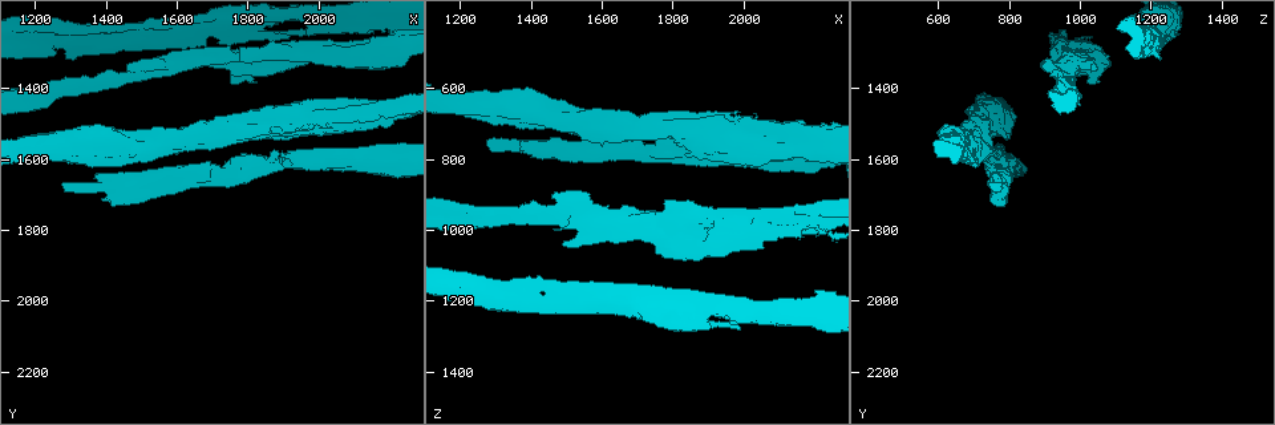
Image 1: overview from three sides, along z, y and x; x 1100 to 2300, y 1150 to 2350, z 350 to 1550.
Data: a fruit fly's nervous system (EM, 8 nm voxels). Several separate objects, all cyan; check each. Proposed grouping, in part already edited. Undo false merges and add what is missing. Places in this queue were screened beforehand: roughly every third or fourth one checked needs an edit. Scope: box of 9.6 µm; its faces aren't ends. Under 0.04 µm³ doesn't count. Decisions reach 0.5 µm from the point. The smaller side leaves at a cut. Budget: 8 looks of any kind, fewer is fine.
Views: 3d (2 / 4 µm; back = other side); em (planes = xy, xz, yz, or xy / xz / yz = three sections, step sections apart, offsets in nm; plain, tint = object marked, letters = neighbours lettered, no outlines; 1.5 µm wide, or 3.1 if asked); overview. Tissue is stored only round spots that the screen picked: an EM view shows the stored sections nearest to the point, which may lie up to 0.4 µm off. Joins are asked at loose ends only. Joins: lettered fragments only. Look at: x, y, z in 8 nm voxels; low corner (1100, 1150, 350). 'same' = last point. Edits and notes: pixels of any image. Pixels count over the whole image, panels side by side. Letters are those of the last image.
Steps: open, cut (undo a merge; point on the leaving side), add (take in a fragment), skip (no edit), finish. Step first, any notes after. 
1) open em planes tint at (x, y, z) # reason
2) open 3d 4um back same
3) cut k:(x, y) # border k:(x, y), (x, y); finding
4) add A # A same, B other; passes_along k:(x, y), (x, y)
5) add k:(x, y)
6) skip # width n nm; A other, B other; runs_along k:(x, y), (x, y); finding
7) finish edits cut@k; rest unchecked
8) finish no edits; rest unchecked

open 3d 4um at (2160, 1480, 700) # branch stops here

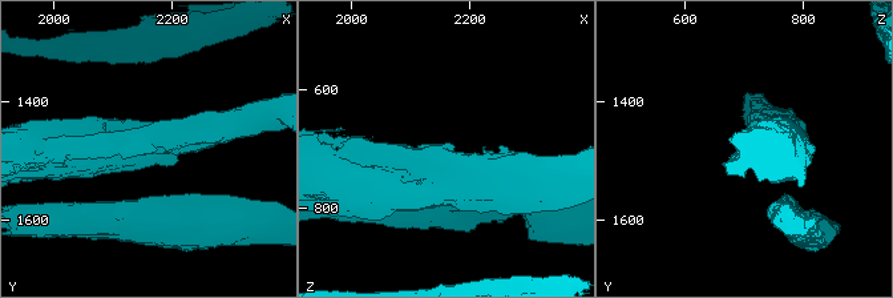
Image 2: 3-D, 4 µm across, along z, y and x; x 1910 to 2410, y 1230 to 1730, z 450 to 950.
open em planes letters at (2160, 1485, 695) # now the EM

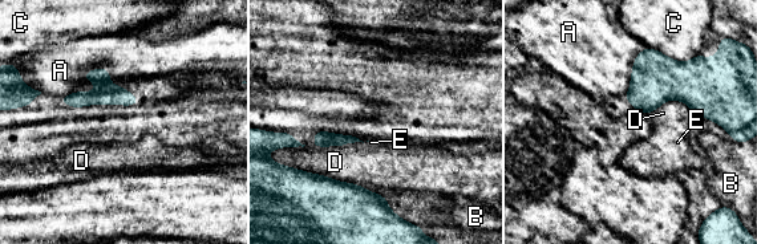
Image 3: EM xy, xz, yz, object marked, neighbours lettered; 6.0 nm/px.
skip # A other, B other, C other, D other, E other; border 3:(121, 84), (61, 97); none of them fits

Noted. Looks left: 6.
open 3d 4um at (1830, 1320, 1030) # touches itself

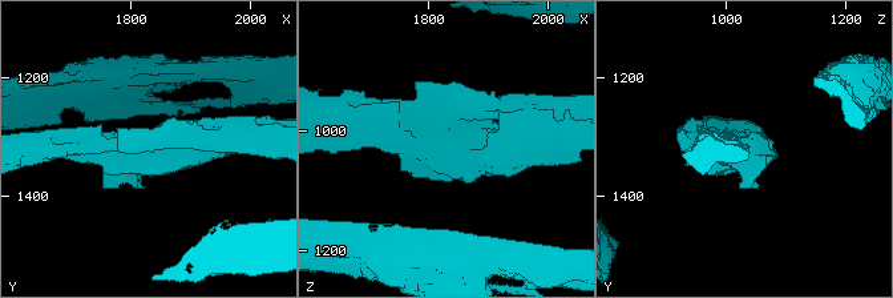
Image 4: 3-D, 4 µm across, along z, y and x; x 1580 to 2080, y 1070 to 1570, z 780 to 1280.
open em planes tint at (1830, 1330, 1020)

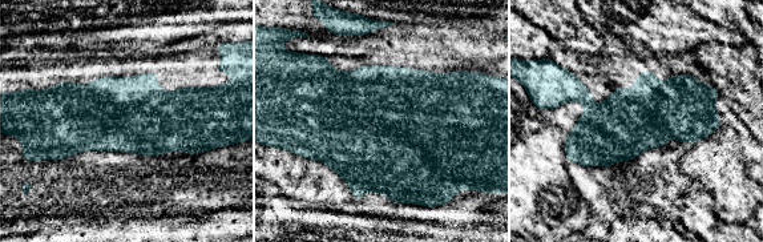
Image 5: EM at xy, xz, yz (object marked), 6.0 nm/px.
open em planes letters same # see the neighbours

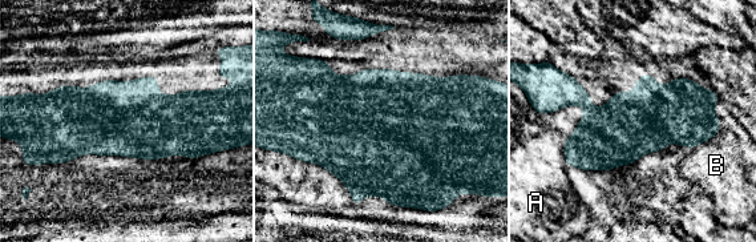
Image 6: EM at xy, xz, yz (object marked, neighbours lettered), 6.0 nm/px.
cut 6:(319, 121) # longest_contact B 200 nm; A other, B other; border 6:(331, 73), (299, 85); a second neuron is stuck on

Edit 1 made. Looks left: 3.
open overview

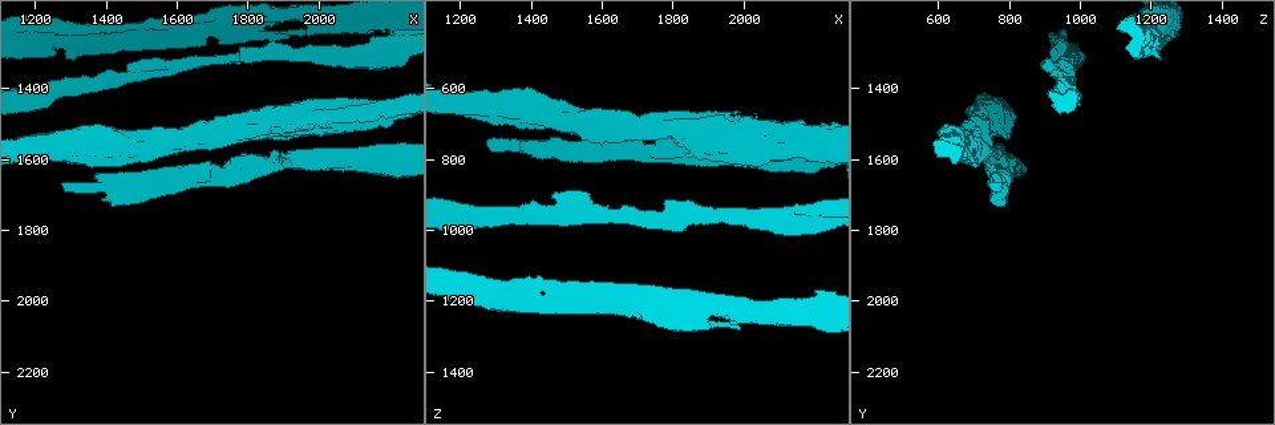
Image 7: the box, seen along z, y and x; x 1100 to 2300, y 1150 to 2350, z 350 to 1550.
open em xz step 8 tint at (1280, 1300, 1190)

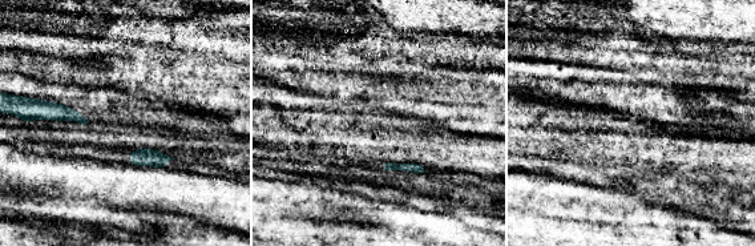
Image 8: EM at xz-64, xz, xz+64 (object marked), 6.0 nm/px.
open em planes letters same

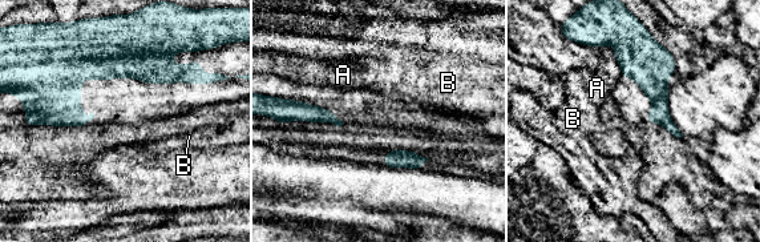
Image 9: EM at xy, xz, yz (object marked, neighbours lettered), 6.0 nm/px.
skip # longest_contact A 130 nm; A other, B other; no lettered fragment goes on from it

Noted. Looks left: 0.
finish edits cut@6; rest unchecked

